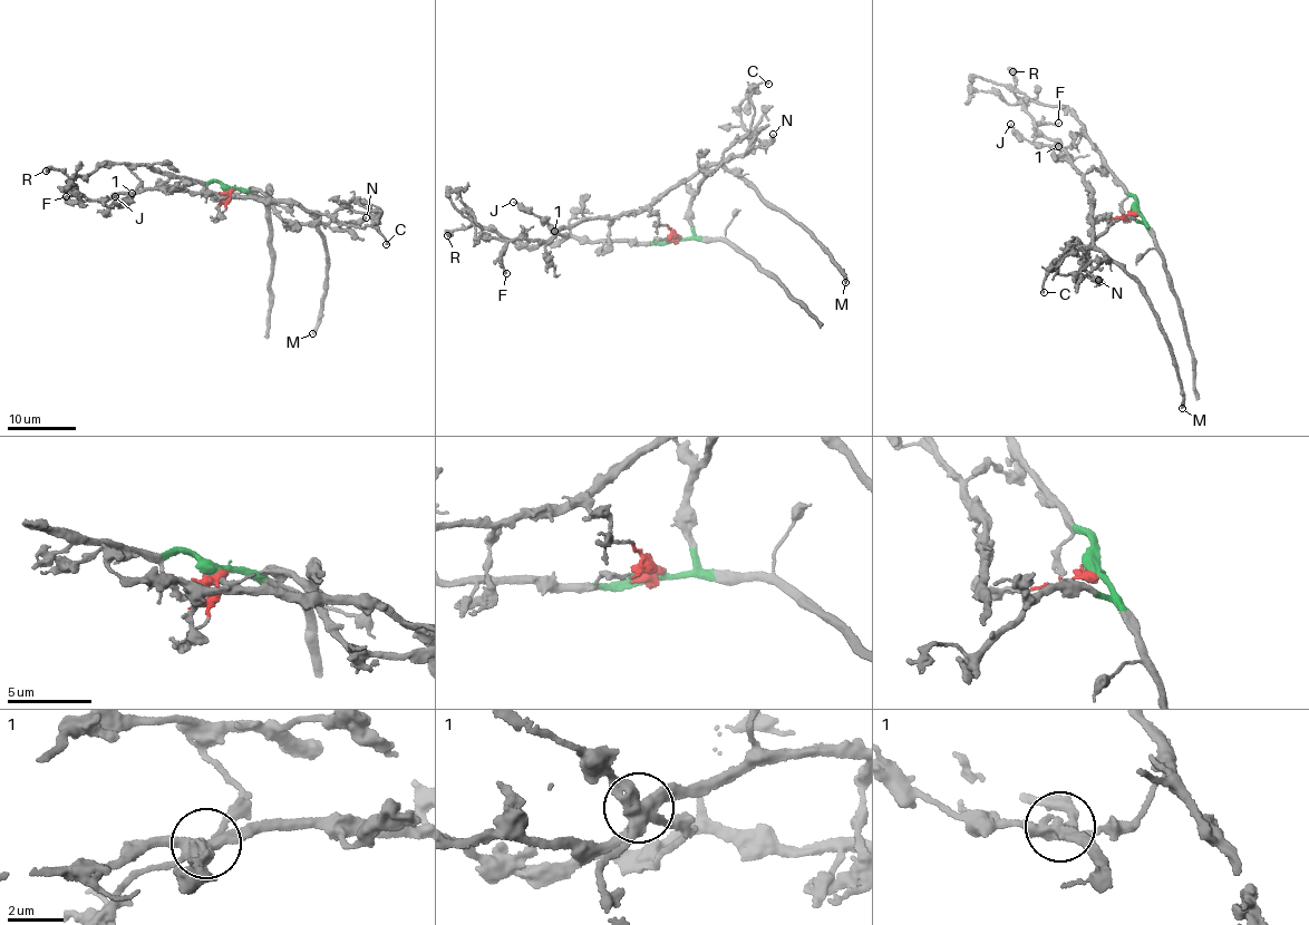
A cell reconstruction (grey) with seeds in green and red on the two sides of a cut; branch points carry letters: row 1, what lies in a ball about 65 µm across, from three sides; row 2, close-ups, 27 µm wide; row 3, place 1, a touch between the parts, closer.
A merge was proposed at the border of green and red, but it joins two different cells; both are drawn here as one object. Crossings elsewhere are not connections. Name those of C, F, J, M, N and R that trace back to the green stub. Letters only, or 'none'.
J, R

